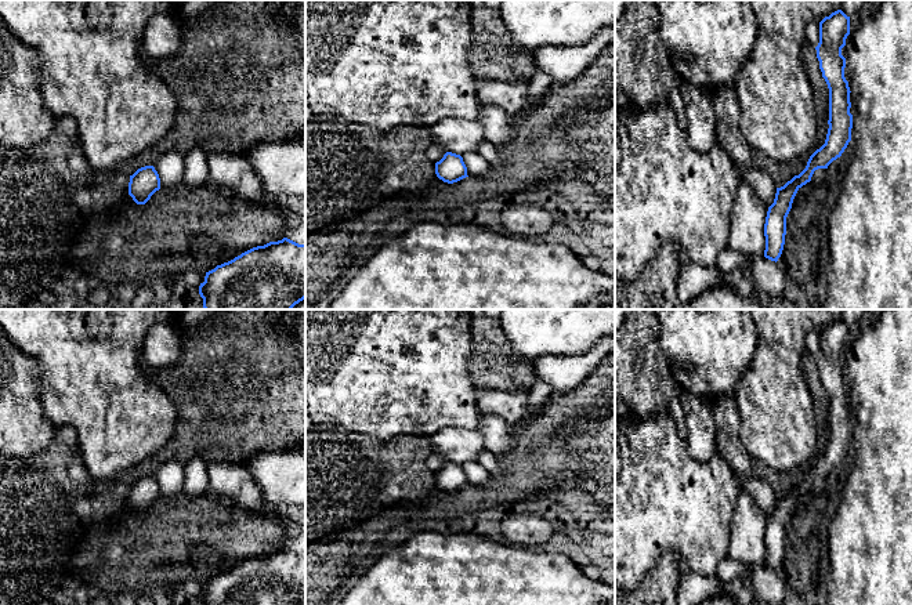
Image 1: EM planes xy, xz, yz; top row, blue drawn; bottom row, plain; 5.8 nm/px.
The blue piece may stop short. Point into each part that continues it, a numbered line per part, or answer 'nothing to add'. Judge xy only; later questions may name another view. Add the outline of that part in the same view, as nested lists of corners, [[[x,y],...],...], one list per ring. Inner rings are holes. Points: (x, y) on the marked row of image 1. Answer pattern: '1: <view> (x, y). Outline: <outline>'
nothing to add

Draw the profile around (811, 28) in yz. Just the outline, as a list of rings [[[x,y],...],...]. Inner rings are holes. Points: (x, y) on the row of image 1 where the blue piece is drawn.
[[[810,21],[806,25],[806,40],[808,40],[814,47],[819,43],[819,23]]]

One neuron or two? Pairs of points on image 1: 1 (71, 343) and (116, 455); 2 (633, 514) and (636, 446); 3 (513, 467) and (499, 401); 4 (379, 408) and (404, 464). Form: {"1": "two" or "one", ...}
{"1": "one", "2": "one", "3": "two", "4": "two"}

